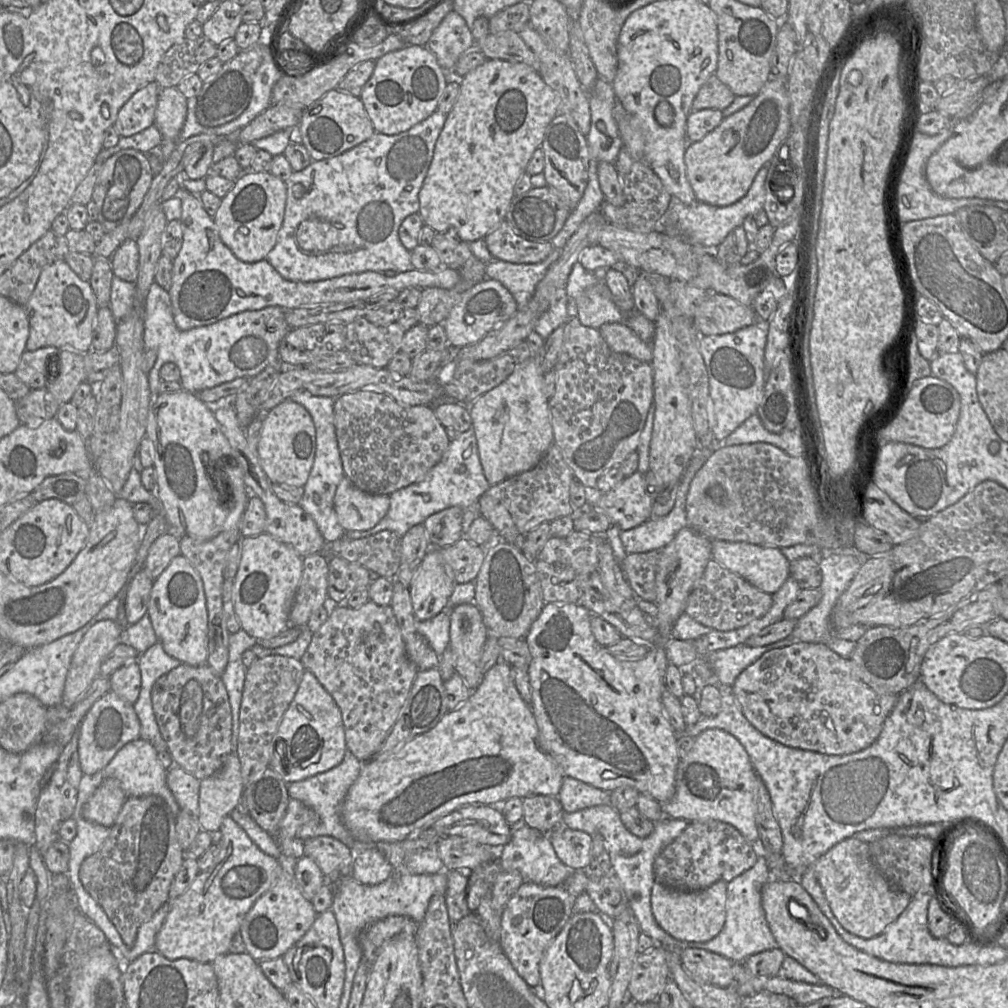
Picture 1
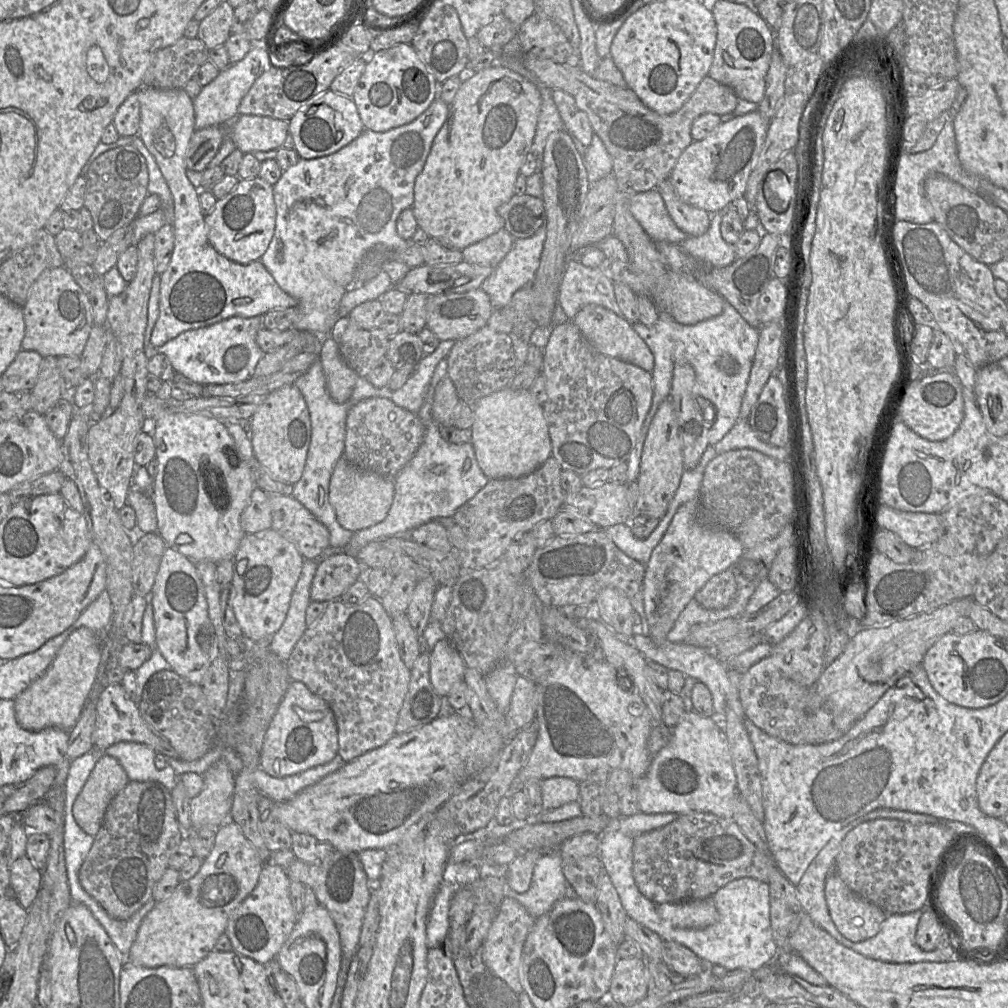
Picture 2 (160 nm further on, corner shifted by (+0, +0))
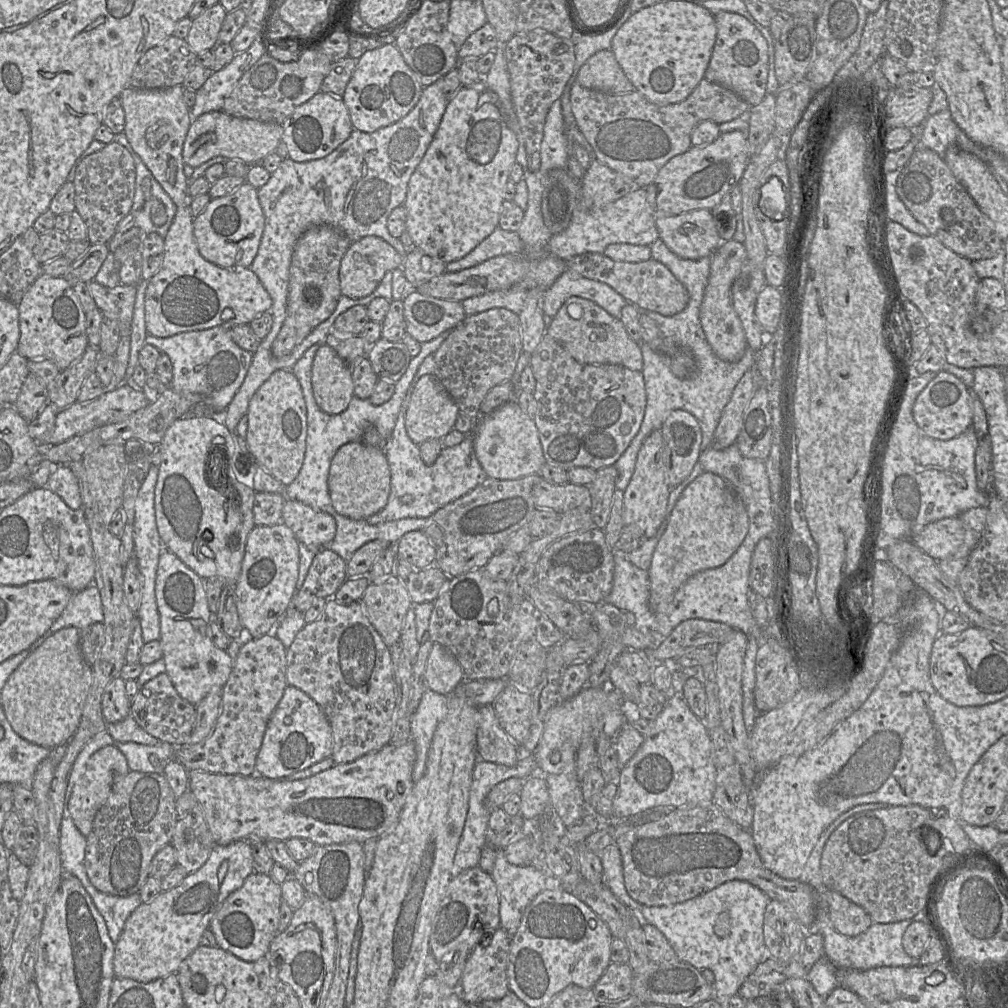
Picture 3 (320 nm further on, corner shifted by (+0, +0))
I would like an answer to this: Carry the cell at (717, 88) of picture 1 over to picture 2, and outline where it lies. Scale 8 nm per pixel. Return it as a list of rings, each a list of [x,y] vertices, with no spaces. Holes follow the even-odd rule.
[[[524,53],[523,65],[543,85],[551,89],[559,88],[575,99],[579,108],[587,114],[593,132],[600,137],[610,154],[612,174],[620,184],[620,189],[624,191],[640,192],[658,188],[660,182],[669,177],[684,149],[693,141],[691,126],[694,120],[704,113],[721,116],[733,112],[738,103],[738,97],[730,87],[706,75],[679,110],[668,115],[661,115],[648,108],[629,87],[620,87],[608,81],[596,79],[585,73],[580,66],[560,64],[548,58],[527,56]]]

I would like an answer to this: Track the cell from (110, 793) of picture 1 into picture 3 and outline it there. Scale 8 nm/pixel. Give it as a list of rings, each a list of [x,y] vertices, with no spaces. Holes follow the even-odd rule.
[[[108,745],[93,753],[86,762],[85,771],[74,784],[69,799],[69,811],[76,828],[87,837],[91,831],[94,817],[110,794],[112,785],[129,771],[126,757],[115,746]]]

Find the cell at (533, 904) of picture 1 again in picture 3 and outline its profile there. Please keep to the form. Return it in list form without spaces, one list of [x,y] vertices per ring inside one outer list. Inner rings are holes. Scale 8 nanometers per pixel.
[[[498,927],[491,933],[488,946],[479,943],[470,953],[460,979],[459,993],[469,1005],[476,1007],[485,1001],[500,1001],[510,991],[507,978],[507,961],[511,937]]]

